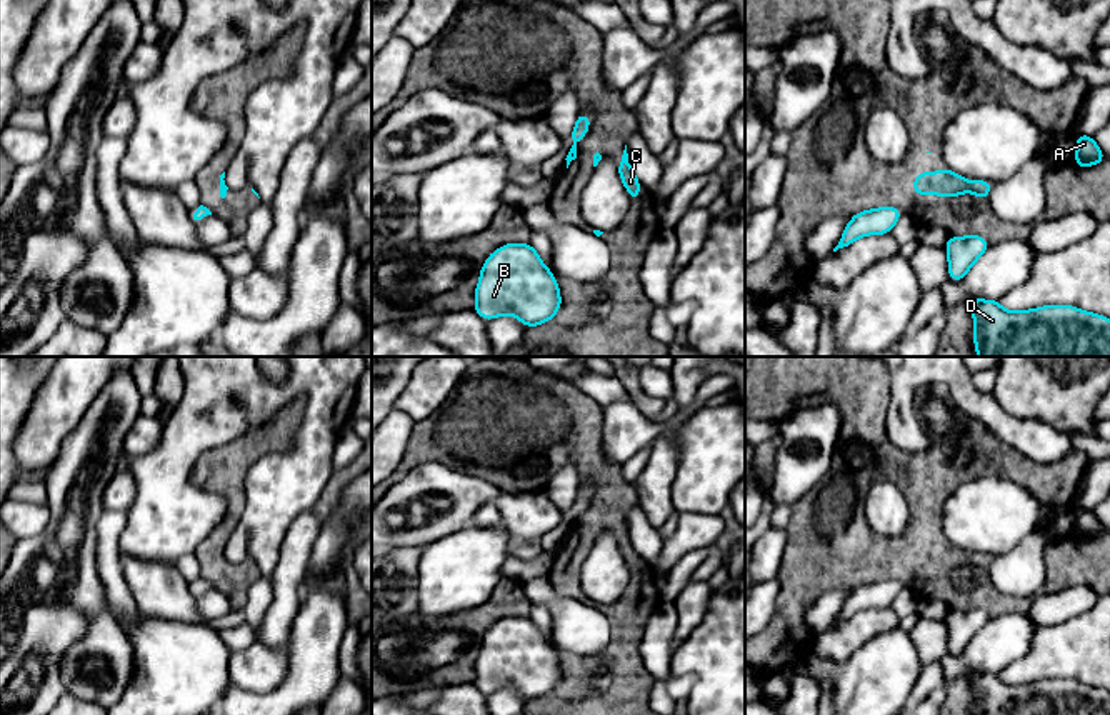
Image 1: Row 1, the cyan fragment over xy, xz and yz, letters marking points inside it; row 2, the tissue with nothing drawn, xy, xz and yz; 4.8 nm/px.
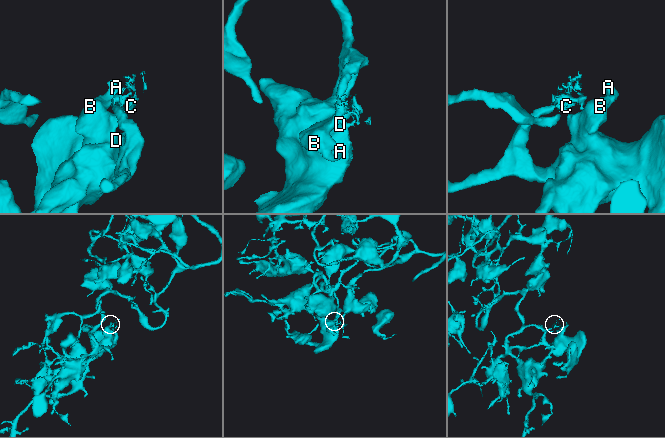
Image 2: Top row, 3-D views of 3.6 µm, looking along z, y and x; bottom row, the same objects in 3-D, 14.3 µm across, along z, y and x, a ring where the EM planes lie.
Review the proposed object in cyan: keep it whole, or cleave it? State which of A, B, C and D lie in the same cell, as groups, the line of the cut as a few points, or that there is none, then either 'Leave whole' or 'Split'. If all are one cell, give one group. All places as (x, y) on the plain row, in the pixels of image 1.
Groups: A B D / C. Split along xz (577, 514), (574, 517). Split

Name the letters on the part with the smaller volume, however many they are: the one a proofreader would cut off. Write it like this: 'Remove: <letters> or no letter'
Remove: C

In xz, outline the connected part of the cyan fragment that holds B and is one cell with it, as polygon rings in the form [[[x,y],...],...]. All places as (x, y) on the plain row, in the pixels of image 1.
[[[530,617],[502,618],[485,633],[473,680],[485,695],[512,687],[525,700],[537,700],[560,678],[558,657]]]

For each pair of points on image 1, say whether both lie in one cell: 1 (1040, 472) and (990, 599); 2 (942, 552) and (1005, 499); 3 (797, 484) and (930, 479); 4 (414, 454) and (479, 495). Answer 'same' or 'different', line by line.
1: same
2: different
3: different
4: different

